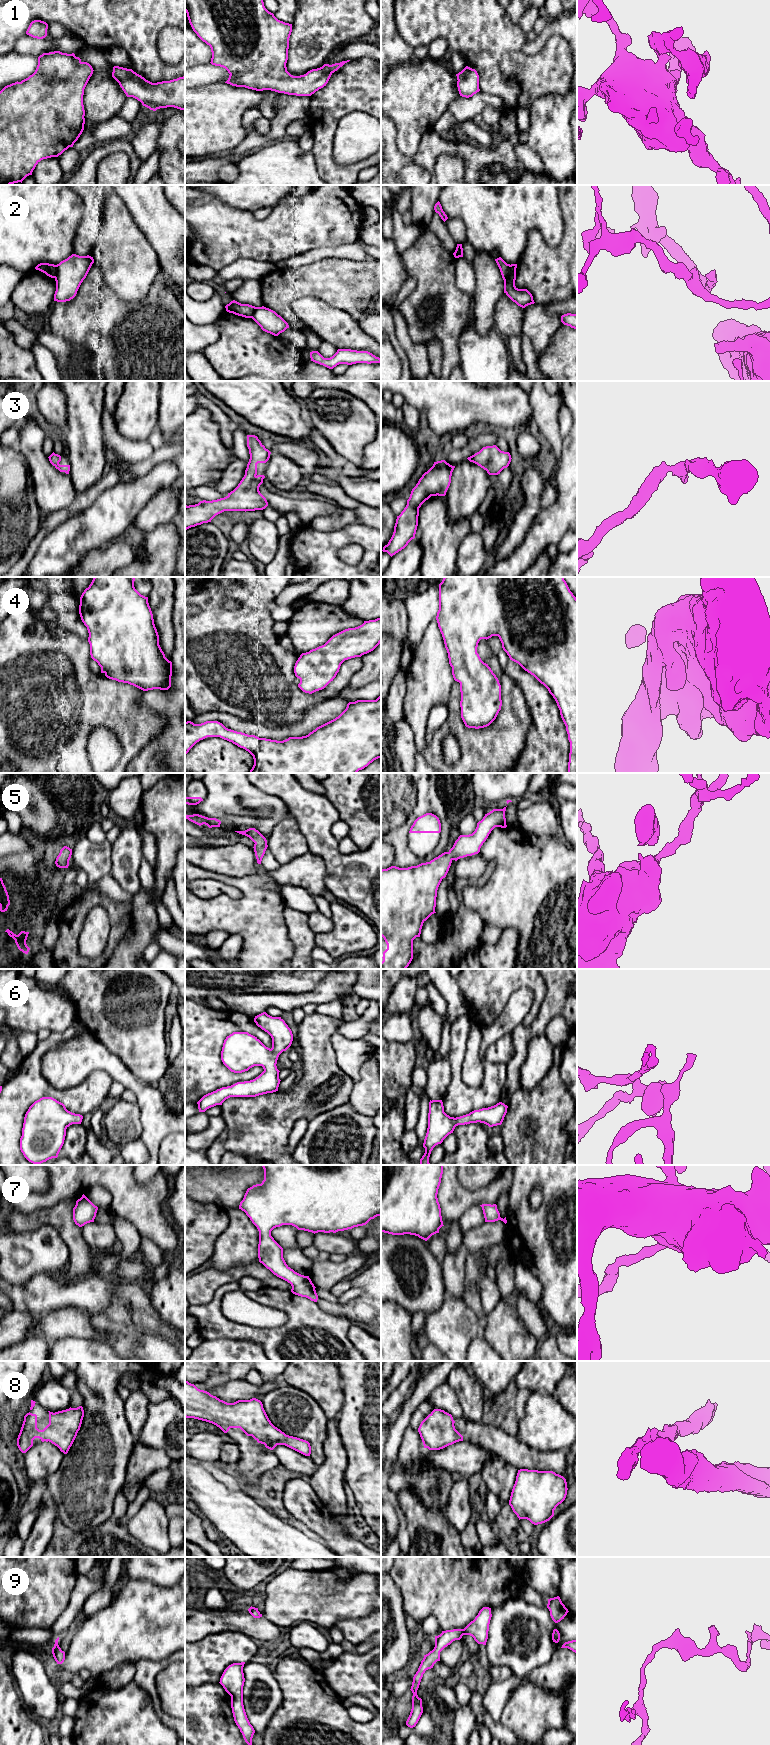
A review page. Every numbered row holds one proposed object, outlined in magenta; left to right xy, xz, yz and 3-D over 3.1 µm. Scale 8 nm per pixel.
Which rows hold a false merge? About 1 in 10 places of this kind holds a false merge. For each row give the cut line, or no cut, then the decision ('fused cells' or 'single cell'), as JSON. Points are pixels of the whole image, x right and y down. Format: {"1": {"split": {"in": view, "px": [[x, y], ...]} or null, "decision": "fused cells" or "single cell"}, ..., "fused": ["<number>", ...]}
{"1": {"split": null, "decision": "single cell"}, "2": {"split": {"in": "yz", "px": [[511, 265], [511, 274], [504, 281]]}, "decision": "fused cells"}, "3": {"split": null, "decision": "single cell"}, "4": {"split": null, "decision": "single cell"}, "5": {"split": null, "decision": "single cell"}, "6": {"split": null, "decision": "single cell"}, "7": {"split": null, "decision": "single cell"}, "8": {"split": null, "decision": "single cell"}, "9": {"split": null, "decision": "single cell"}, "fused": ["2"]}

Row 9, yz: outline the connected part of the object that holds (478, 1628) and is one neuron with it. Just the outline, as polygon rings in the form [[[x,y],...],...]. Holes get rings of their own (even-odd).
[[[483,1607],[473,1621],[471,1621],[464,1629],[453,1629],[442,1631],[435,1636],[435,1647],[428,1654],[424,1655],[418,1671],[413,1677],[411,1686],[412,1709],[406,1721],[406,1725],[413,1728],[418,1723],[422,1713],[422,1699],[418,1697],[417,1690],[421,1679],[426,1670],[433,1668],[437,1661],[440,1661],[440,1652],[455,1640],[460,1640],[463,1635],[470,1635],[478,1644],[486,1645],[488,1639],[489,1624],[491,1620],[491,1608]]]

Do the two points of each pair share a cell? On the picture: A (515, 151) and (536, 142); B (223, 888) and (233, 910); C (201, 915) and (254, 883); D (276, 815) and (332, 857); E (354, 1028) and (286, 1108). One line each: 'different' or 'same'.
A: different
B: different
C: same
D: different
E: different

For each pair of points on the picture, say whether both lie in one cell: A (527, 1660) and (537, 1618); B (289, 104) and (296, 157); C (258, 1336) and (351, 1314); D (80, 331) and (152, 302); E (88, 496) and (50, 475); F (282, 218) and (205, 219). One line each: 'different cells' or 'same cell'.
A: same cell
B: different cells
C: different cells
D: same cell
E: different cells
F: same cell

